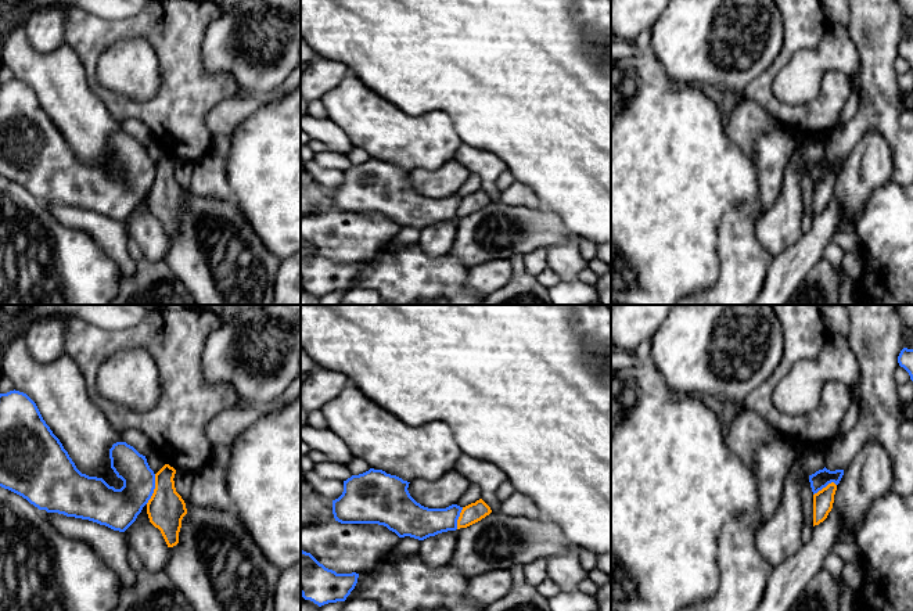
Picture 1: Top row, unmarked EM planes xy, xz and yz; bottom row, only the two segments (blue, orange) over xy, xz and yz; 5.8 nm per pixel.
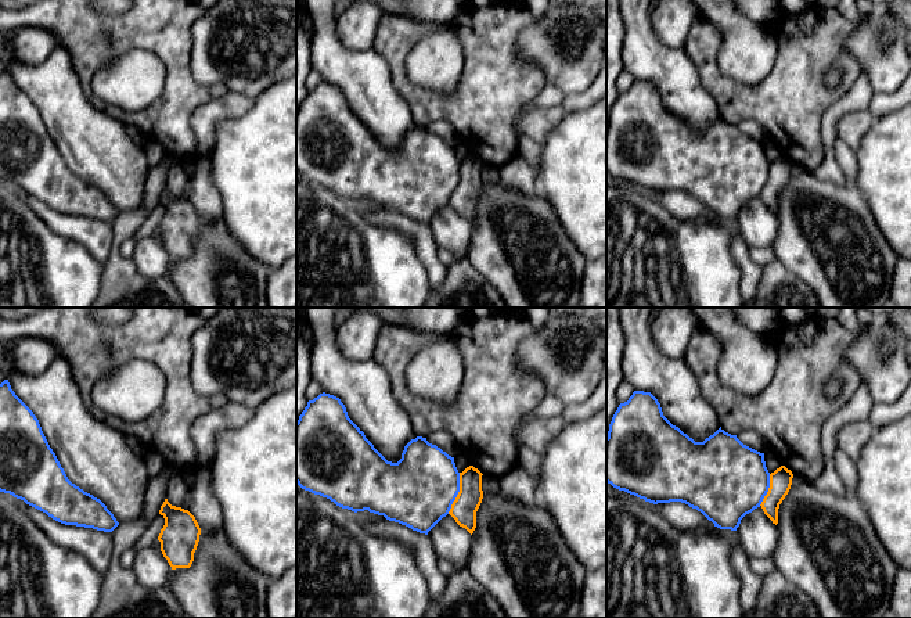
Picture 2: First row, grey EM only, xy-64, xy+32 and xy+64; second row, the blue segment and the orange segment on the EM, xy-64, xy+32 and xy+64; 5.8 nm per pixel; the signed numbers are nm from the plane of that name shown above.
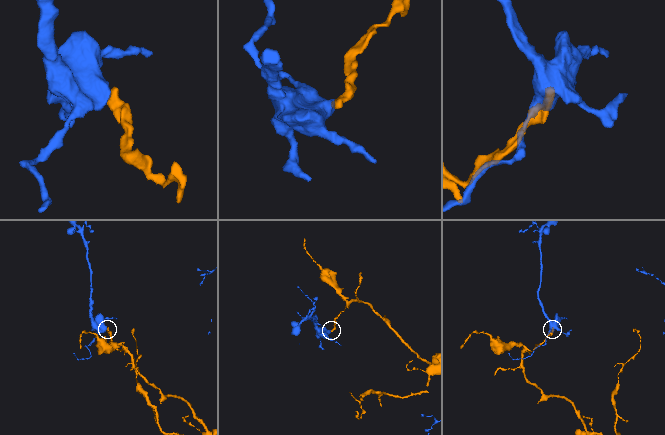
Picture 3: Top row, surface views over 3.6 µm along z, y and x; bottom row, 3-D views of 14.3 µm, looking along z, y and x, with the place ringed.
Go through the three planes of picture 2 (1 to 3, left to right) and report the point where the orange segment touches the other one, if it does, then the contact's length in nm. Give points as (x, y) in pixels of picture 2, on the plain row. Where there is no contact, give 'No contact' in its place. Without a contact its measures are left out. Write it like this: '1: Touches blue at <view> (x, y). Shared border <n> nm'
1: No contact
2: Touches blue at xy+32 (457, 183). Shared border 260 nm
3: Touches blue at xy+64 (767, 179). Shared border 200 nm

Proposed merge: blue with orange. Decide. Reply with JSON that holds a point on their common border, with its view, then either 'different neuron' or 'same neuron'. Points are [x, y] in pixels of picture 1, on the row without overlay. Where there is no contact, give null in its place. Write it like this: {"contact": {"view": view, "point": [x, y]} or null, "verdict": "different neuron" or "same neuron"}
{"contact": {"view": "xy", "point": [154, 178]}, "verdict": "different neuron"}

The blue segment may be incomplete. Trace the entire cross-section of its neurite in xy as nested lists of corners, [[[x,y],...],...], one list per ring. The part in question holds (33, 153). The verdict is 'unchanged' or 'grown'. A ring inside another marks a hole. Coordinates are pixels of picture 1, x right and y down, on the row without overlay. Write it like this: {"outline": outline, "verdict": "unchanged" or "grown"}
{"outline": [[[10,80],[0,83],[0,176],[8,179],[39,200],[58,202],[67,206],[89,209],[105,215],[114,220],[125,222],[141,202],[155,179],[155,163],[150,158],[145,145],[140,144],[126,132],[116,132],[109,139],[111,158],[123,170],[121,179],[109,176],[103,168],[82,163],[60,129],[43,109],[36,93],[24,82]]], "verdict": "unchanged"}

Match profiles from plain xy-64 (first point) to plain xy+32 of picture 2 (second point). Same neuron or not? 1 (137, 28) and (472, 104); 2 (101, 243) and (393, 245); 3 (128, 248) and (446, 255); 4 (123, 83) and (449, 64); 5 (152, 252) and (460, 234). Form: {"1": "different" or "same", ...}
{"1": "same", "2": "different", "3": "same", "4": "same", "5": "same"}

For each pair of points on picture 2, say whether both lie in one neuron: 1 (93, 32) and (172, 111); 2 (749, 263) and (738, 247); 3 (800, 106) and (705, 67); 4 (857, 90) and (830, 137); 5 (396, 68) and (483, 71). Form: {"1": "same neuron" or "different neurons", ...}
{"1": "same neuron", "2": "same neuron", "3": "same neuron", "4": "same neuron", "5": "same neuron"}

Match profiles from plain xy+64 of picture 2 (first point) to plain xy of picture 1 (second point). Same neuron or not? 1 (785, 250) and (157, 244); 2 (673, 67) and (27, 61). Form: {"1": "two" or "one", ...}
{"1": "two", "2": "one"}

